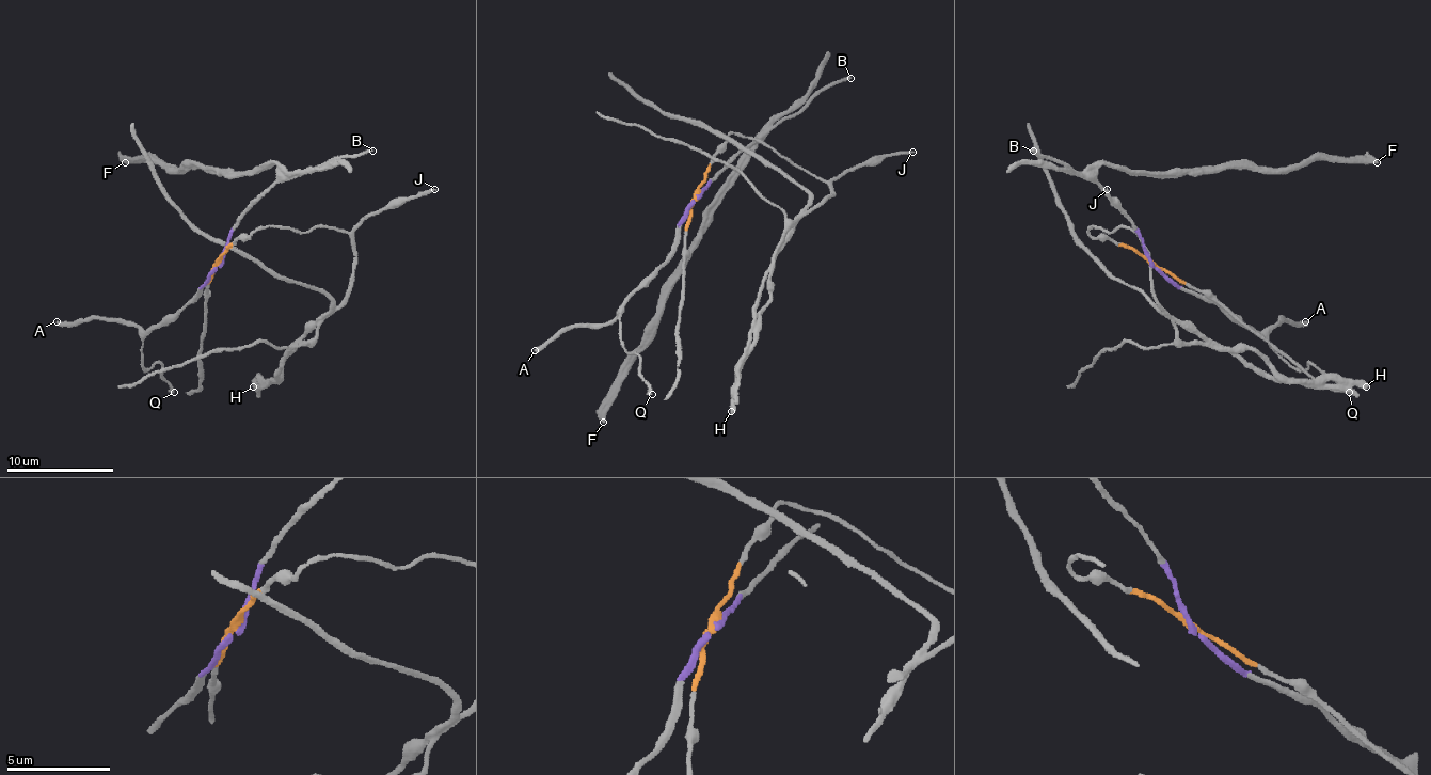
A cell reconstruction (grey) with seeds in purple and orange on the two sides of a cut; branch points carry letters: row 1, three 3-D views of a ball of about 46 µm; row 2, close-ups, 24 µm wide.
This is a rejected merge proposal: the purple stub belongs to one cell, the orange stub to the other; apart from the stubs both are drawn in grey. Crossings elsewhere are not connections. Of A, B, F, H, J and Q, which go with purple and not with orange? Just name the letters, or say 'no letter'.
A, B, F, Q

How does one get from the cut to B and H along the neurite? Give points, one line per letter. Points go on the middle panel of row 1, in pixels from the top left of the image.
B: (698, 196), (754, 140), (784, 119), (795, 116), (824, 89), (852, 78)
H: (698, 196), (733, 132), (757, 138), (832, 191), (797, 221), (770, 267), (770, 299), (730, 412)

